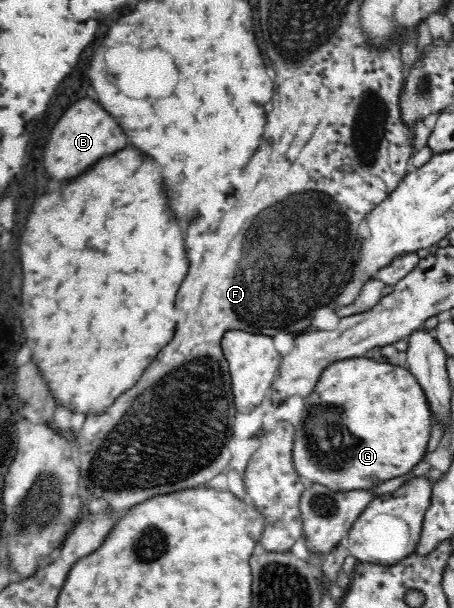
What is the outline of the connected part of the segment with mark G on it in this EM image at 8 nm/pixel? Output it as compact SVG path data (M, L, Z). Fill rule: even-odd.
M361 356L332 363L322 371L317 383L314 392L306 398L304 421L301 418L304 399L295 396L286 403L273 404L266 411L265 427L259 432L262 437L272 431L282 419L298 428L293 443L293 462L300 477L307 477L313 484L319 483L333 491L364 490L376 488L388 479L400 477L412 471L412 467L422 461L430 437L430 427L434 422L422 387L407 368L402 369L387 362L377 363ZM332 433L338 435L338 441L326 441Z

